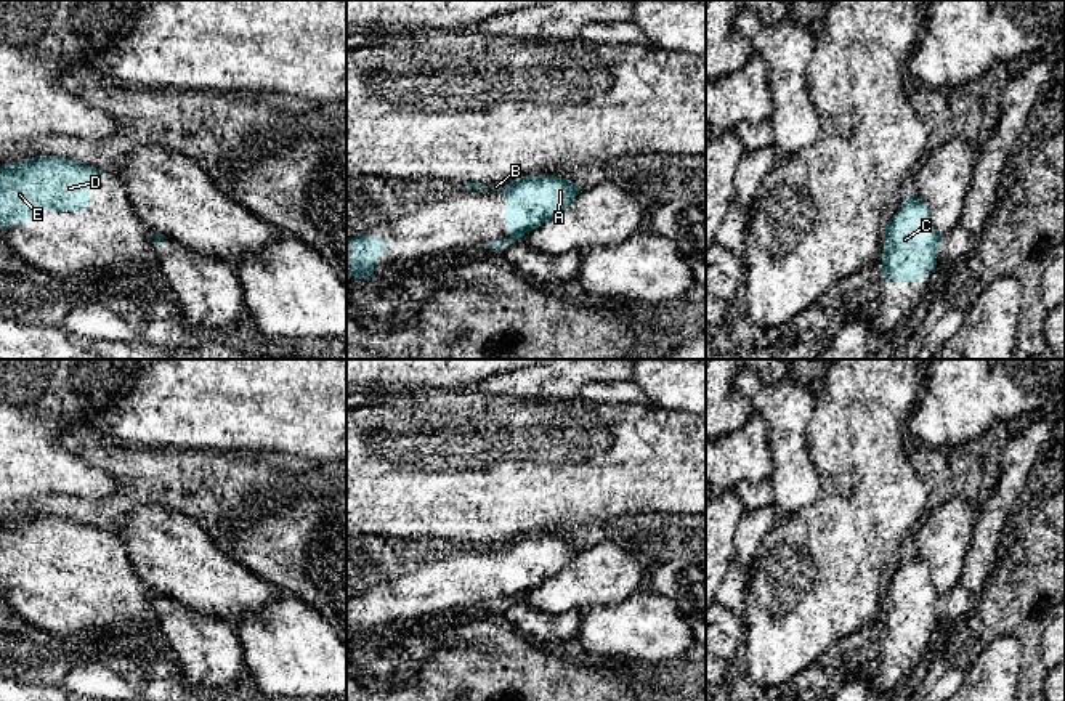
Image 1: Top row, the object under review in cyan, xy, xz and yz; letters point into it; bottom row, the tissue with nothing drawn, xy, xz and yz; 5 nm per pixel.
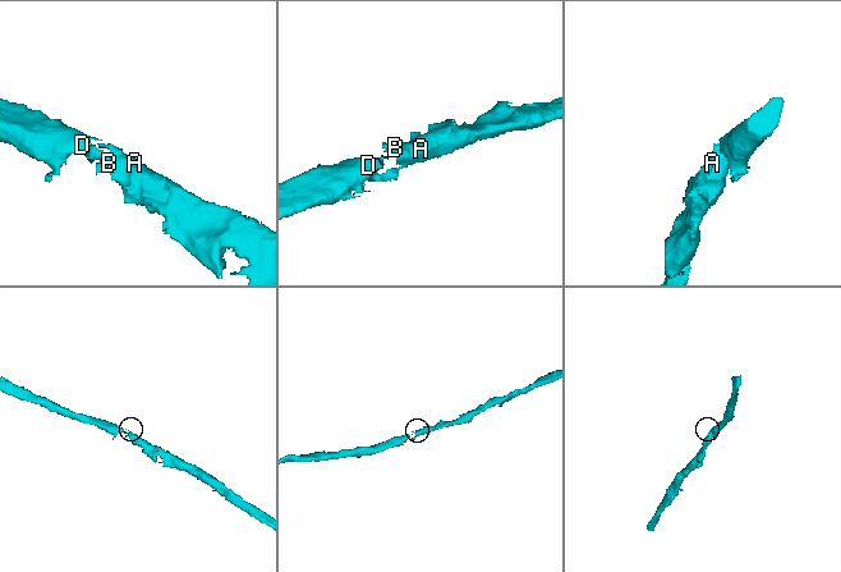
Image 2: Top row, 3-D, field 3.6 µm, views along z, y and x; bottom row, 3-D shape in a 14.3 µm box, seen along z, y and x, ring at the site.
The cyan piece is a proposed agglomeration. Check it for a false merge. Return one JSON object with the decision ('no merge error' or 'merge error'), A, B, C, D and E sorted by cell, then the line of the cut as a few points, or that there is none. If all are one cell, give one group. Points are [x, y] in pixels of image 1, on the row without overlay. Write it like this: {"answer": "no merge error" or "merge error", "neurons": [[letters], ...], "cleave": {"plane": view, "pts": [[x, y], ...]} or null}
{"answer": "no merge error", "neurons": [["A", "B", "C", "D", "E"]], "cleave": null}

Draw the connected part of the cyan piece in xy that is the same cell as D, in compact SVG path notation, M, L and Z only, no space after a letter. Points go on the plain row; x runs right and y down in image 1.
M38 515L26 521L0 526L0 590L13 581L32 579L35 569L85 569L88 566L88 536L106 534L101 528L56 515Z

